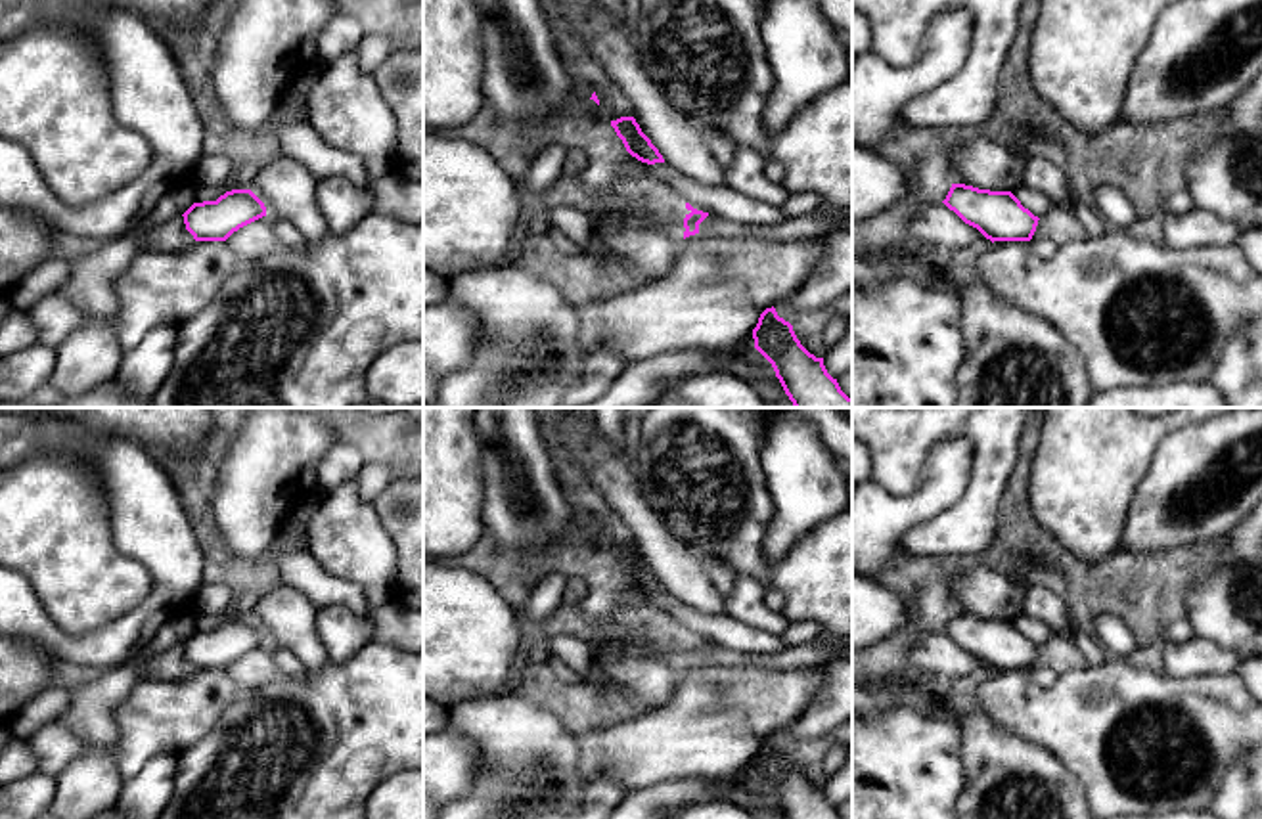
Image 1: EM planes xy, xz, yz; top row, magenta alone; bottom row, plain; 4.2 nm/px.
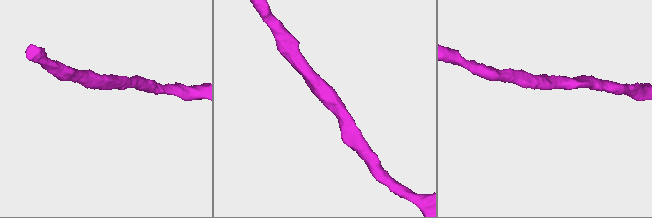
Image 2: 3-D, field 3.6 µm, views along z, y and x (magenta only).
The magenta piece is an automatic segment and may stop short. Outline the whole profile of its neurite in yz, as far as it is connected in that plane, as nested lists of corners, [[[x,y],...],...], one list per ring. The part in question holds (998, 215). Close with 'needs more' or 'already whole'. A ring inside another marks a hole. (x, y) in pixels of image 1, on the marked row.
[[[952,184],[942,203],[992,243],[1030,241],[1040,220],[1011,191]]] | already whole

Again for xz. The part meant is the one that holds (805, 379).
[[[766,308],[753,329],[755,348],[772,364],[795,408],[852,408],[823,358],[810,354],[797,339],[793,325]]] | already whole

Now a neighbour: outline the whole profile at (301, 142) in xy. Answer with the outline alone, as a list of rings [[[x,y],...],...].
[[[308,122],[278,126],[274,136],[282,147],[282,157],[304,165],[316,182],[343,176],[354,186],[368,186],[364,161],[350,151],[329,145]]]

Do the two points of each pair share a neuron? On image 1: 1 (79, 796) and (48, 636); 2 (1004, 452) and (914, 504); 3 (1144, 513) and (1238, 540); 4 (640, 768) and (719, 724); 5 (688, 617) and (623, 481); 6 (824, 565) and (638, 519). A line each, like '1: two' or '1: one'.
1: two
2: two
3: two
4: one
5: two
6: two

